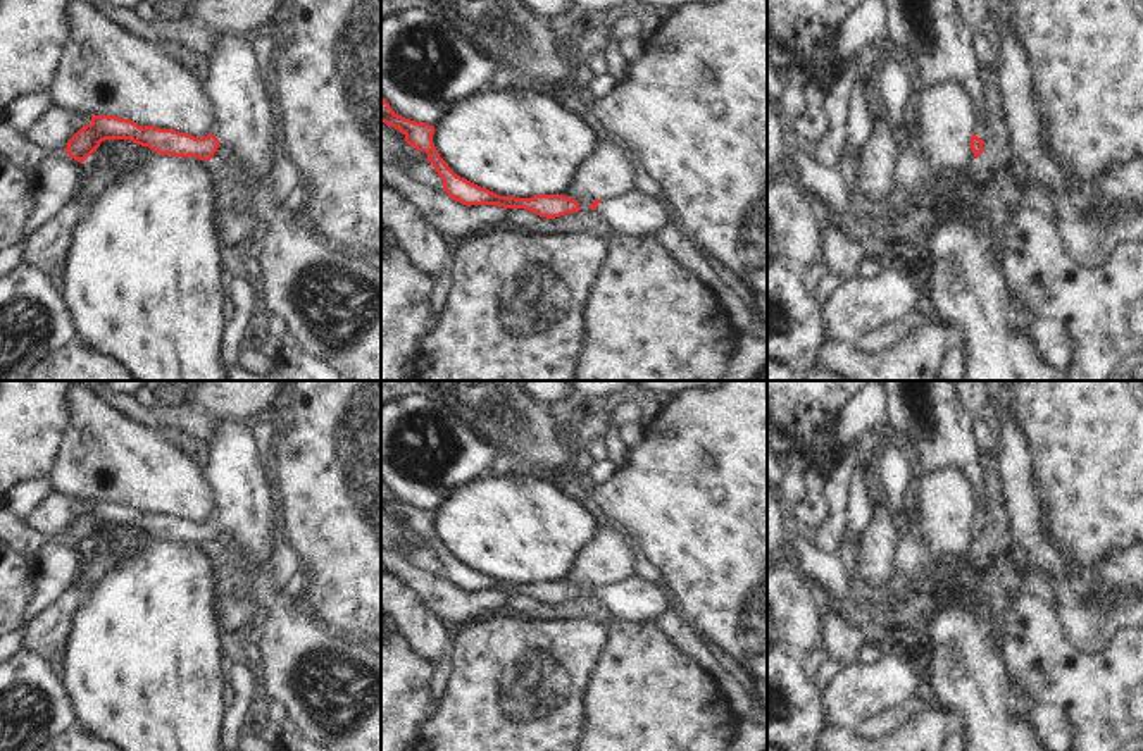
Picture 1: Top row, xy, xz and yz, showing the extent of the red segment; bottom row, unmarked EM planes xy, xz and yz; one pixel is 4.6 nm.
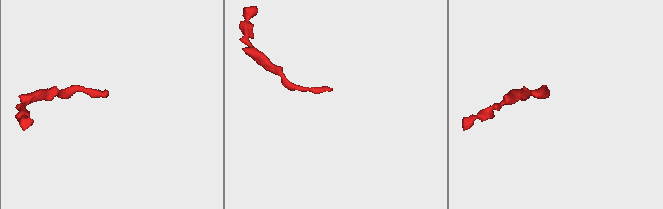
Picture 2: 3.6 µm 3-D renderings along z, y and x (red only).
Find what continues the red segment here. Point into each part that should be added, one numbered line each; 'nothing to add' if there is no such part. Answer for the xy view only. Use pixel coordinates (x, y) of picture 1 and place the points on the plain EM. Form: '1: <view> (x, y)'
1: xy (243, 514)

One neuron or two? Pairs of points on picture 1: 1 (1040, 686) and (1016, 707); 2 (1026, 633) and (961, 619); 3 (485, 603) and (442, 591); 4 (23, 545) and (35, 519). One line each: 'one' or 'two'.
1: two
2: two
3: one
4: two

